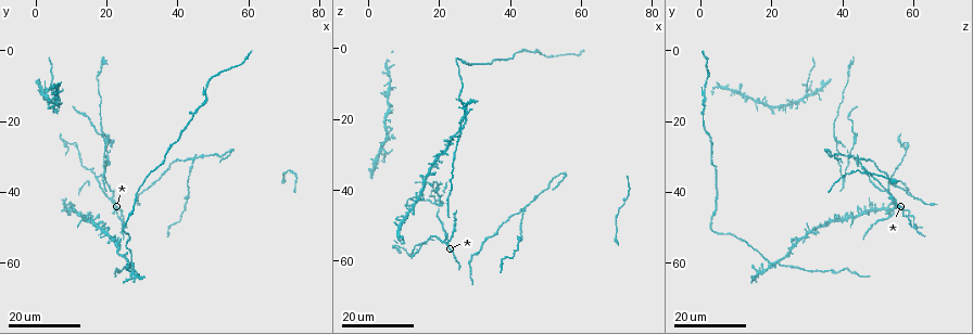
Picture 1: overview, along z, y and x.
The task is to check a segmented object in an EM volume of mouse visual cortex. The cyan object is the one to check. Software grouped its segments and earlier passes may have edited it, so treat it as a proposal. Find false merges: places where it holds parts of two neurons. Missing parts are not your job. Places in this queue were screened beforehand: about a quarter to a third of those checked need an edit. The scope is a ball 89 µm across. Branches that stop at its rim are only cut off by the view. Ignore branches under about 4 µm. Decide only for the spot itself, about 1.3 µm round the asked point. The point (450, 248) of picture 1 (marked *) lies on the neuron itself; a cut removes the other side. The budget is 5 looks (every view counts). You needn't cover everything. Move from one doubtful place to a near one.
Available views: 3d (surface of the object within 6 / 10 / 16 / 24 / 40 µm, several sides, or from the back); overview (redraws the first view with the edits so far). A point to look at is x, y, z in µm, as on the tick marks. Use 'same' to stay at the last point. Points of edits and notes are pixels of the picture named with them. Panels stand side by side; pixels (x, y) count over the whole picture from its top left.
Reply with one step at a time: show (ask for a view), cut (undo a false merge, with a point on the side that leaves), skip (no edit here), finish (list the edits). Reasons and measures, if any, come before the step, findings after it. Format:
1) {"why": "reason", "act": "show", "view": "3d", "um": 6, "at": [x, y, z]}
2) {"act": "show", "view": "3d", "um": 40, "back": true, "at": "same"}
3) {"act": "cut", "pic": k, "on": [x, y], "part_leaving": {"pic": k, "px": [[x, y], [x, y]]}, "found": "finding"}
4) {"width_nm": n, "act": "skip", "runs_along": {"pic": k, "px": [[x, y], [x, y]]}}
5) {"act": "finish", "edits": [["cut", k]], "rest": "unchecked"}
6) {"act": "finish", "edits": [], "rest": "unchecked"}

{"why": "thin arm on a thick one", "act": "show", "view": "3d", "um": 24, "at": [44.5, 31.5, 45.0]}

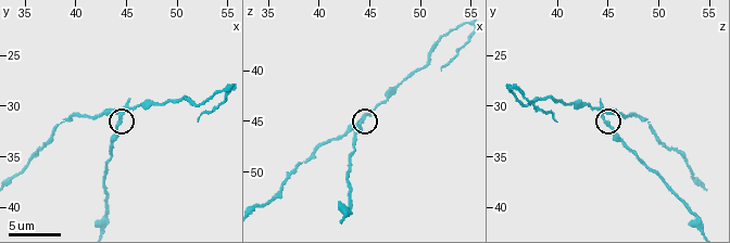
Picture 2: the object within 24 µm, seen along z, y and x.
{"act": "show", "view": "3d", "um": 10, "at": [44.6, 31.4, 44.4]}

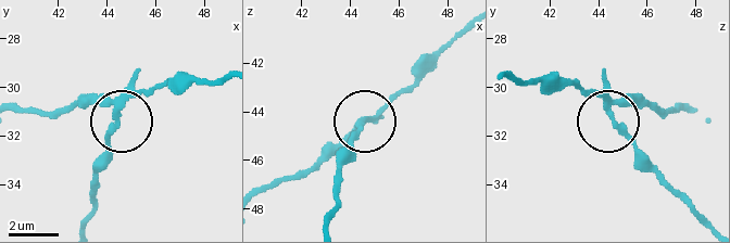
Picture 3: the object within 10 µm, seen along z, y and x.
{"act": "cut", "pic": 3, "on": [112, 128], "part_leaving": {"pic": 3, "px": [[126, 98], [95, 176], [87, 219]]}, "found": "a second neuron is stuck on"}

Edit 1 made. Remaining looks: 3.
{"why": "three arms meet", "act": "show", "view": "3d", "um": 16, "at": [54.6, 28.2, 35.4]}

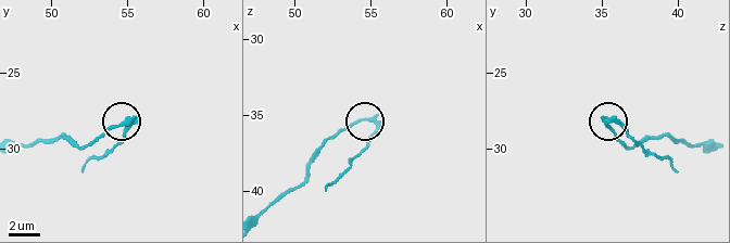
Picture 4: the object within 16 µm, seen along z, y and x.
{"width_nm": 200, "act": "cut", "pic": 4, "on": [123, 131], "part_leaving": {"pic": 4, "px": [[379, 123], [348, 168], [325, 191]]}, "found": "a second neuron is stuck on"}

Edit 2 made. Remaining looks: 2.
{"why": "looks like a crossing", "act": "show", "view": "3d", "um": 16, "at": [3.0, 12.0, 29.5]}

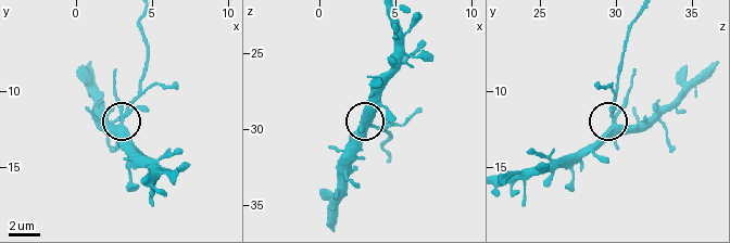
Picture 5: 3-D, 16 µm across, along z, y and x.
{"why": "closer look", "act": "show", "view": "3d", "um": 10, "at": [3.2, 12.2, 29.8]}

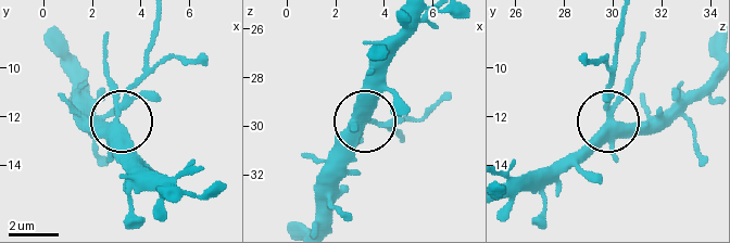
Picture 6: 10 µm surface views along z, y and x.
{"width_nm": 400, "act": "cut", "pic": 6, "on": [151, 100], "part_leaving": {"pic": 6, "px": [[118, 112], [141, 71], [155, 21]]}, "found": "two neurons meet here"}

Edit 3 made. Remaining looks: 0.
{"act": "finish", "edits": [["cut", 3], ["cut", 4], ["cut", 6]], "rest": "unchecked"}

